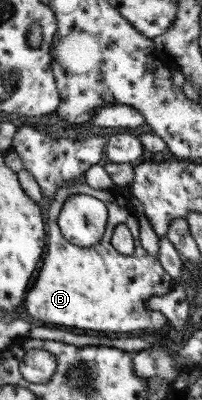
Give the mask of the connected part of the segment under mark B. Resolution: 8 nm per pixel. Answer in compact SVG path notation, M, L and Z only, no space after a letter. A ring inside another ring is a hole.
M80 178L76 182L66 182L58 187L50 200L46 216L44 256L40 260L36 278L32 280L30 288L23 296L24 301L21 302L30 318L54 326L126 334L134 330L154 331L168 325L167 319L160 312L147 310L147 301L151 296L167 294L176 283L160 267L157 259L148 255L140 246L135 208L128 196L112 189L96 190L87 187ZM74 193L90 195L105 204L106 232L98 240L98 244L90 248L80 248L78 245L67 243L58 230L57 216L63 201ZM120 224L128 227L133 238L133 252L129 257L123 257L109 243L112 229Z

